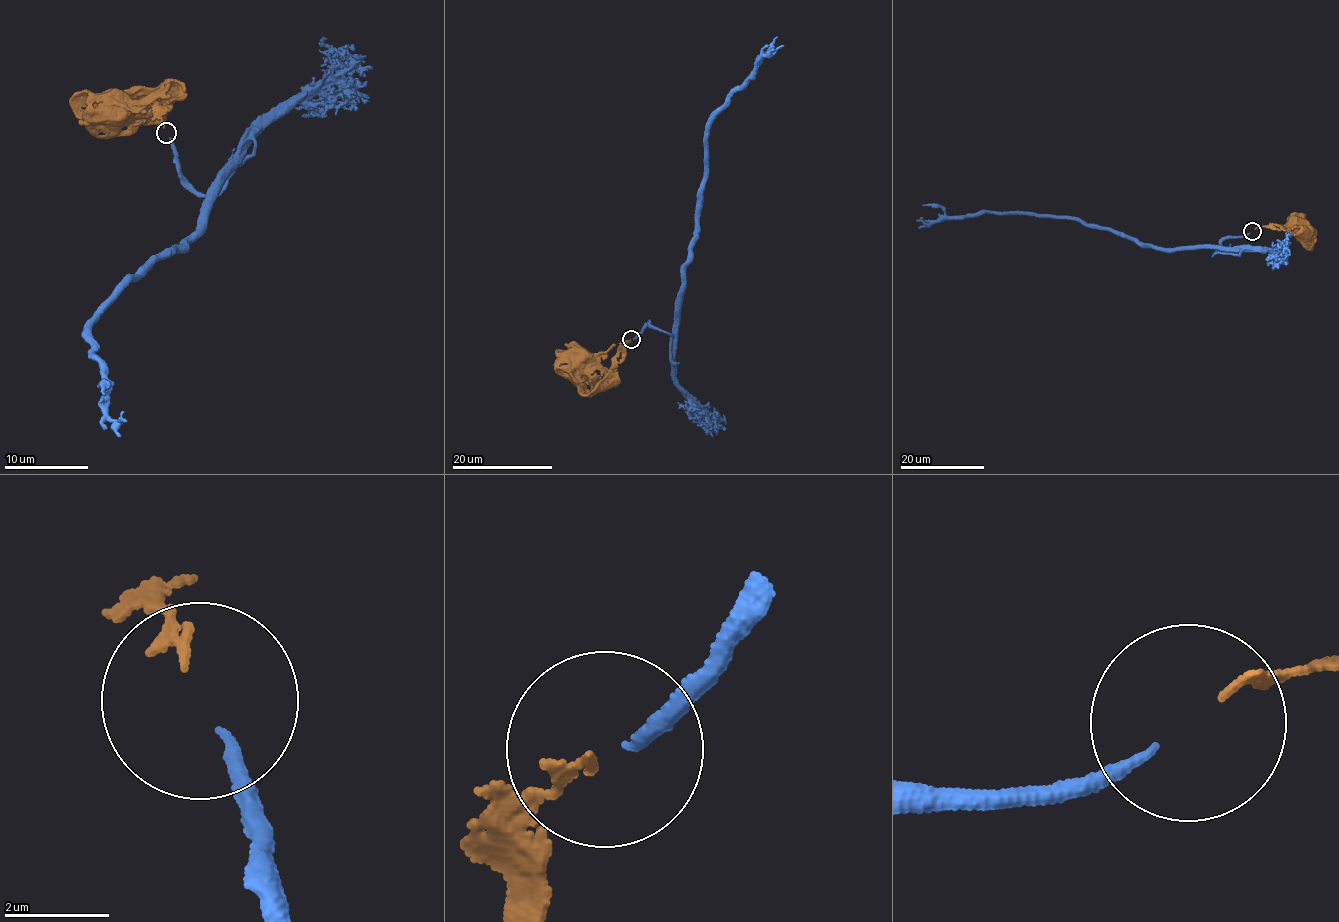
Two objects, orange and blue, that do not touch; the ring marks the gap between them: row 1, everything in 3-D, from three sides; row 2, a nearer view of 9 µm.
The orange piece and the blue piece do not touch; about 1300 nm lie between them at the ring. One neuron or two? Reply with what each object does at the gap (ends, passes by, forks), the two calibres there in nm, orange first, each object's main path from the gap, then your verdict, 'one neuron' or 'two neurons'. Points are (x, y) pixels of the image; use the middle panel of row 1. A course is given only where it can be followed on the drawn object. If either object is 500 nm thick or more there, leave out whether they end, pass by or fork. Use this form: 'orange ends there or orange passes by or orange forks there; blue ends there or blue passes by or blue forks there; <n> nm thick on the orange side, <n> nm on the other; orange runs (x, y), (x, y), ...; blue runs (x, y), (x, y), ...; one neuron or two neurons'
orange passes by; blue ends there; 110 nm thick on the orange side, 200 nm on the other; orange runs (629, 340), (623, 360), (611, 370), (579, 361); blue runs (633, 339), (649, 323), (662, 330), (677, 362), (678, 291), (705, 178), (706, 124), (758, 60), (783, 45); one neuron

